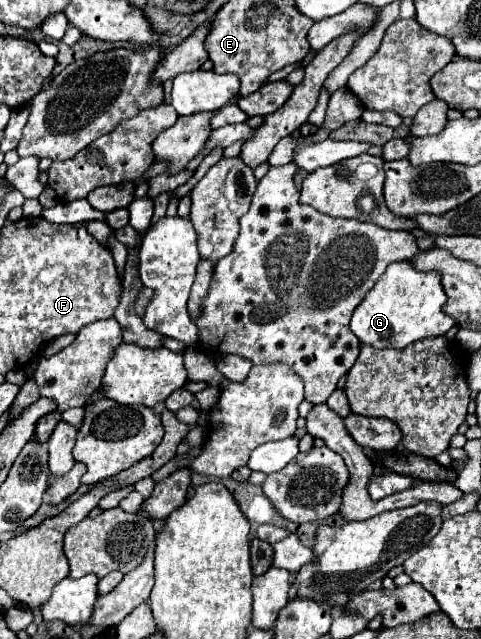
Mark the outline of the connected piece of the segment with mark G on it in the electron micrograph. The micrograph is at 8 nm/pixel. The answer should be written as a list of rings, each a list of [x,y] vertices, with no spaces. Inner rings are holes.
[[[406,260],[394,262],[386,268],[374,288],[356,306],[350,320],[350,328],[362,344],[400,350],[416,340],[444,336],[456,324],[454,318],[442,312],[444,302],[446,294],[436,272],[418,272]]]

